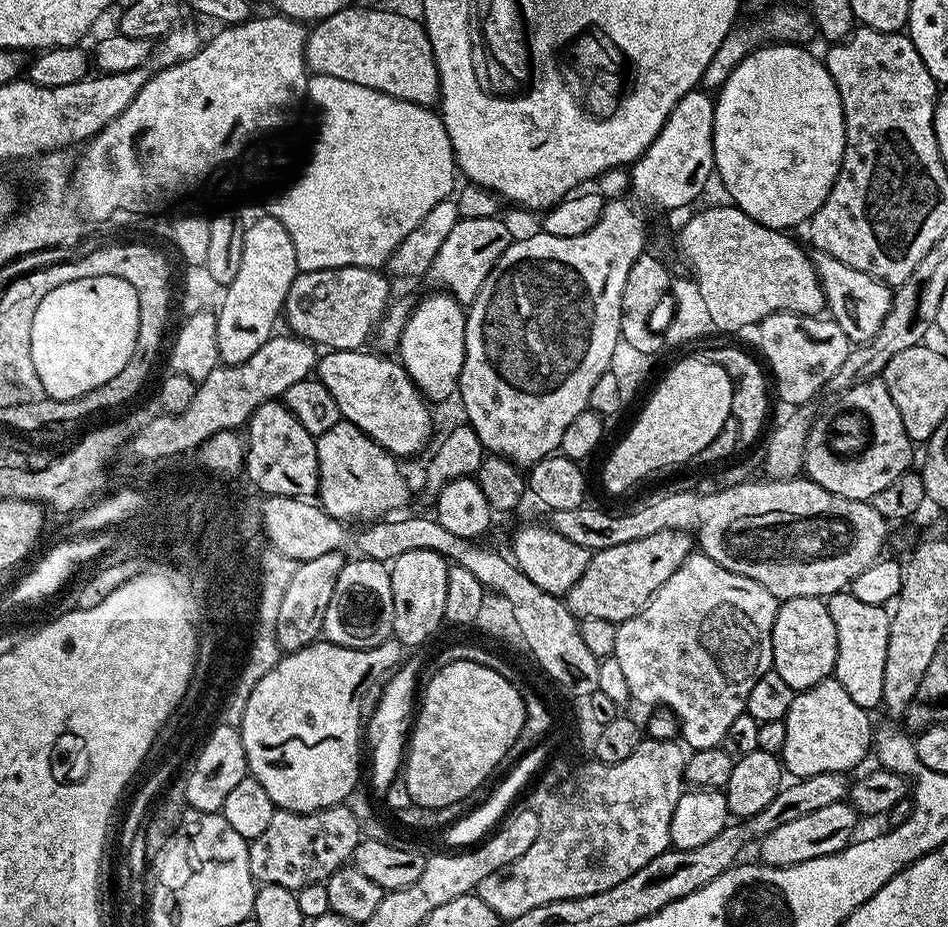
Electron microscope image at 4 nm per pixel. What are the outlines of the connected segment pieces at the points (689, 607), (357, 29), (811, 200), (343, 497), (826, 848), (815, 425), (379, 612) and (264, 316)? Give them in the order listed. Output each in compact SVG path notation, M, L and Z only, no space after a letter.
M699 550L693 551L682 562L682 566L678 566L678 570L674 570L674 574L670 574L670 578L664 580L664 585L656 591L654 598L650 598L650 602L641 612L634 614L634 618L624 620L621 624L616 625L618 642L614 642L614 654L622 665L626 686L630 686L632 700L635 703L645 704L648 710L657 708L671 712L676 718L679 735L682 737L682 740L684 736L685 741L683 740L683 743L689 749L721 747L726 738L726 729L732 725L734 718L738 718L746 711L748 695L750 694L750 689L754 687L754 682L758 682L758 678L762 678L762 674L773 671L772 631L774 630L774 618L776 617L777 607L778 601L776 597L770 595L762 586L758 586L758 582L718 566L718 562L714 562L709 556L705 556Z
M343 8L324 20L315 21L304 43L304 58L317 77L332 82L370 86L399 100L425 106L435 105L440 99L434 50L417 17L415 20L384 8Z
M781 47L781 52L768 52L763 56L763 51L757 50L750 53L744 60L734 66L733 72L726 78L725 84L715 93L714 103L714 162L716 163L714 172L724 183L724 188L728 191L727 199L735 207L741 208L754 222L762 222L762 226L779 228L781 230L793 230L803 225L826 202L826 194L830 194L830 186L834 186L834 178L838 178L838 170L842 166L844 157L844 139L846 130L838 126L838 86L834 86L832 81L825 78L823 59L818 55L812 56L809 60L804 60L800 52L792 53L791 47Z
M339 422L331 428L323 430L316 436L316 453L318 454L318 470L320 471L320 486L318 503L331 516L345 522L364 520L360 522L375 522L387 517L395 508L400 508L408 500L408 484L400 473L397 457L387 452L381 444L376 444L358 426L347 422Z
M848 802L831 804L822 810L814 810L803 818L794 818L794 822L786 822L786 826L778 826L778 830L770 830L766 838L758 842L759 859L769 868L789 868L802 862L810 862L810 858L822 858L848 847L850 832L858 817L855 808Z
M883 379L867 380L839 393L836 405L812 421L806 438L804 472L818 486L851 500L871 501L878 490L890 486L913 467L914 442L902 426L902 414L890 398Z
M352 558L345 563L342 574L334 586L334 595L330 597L330 606L326 606L323 639L330 644L347 648L376 648L383 640L392 636L394 626L394 594L390 594L389 565L378 560Z
M266 214L245 227L241 265L225 287L216 312L218 354L221 363L240 365L270 340L281 317L288 290L299 273L297 251L282 222Z

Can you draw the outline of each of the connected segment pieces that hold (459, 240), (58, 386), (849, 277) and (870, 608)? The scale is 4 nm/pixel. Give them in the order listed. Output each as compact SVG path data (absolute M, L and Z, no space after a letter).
M466 218L456 223L450 230L446 242L438 249L438 255L430 266L427 274L429 281L433 280L437 289L443 290L462 305L470 305L478 298L478 290L482 290L482 282L490 274L490 270L502 258L502 254L512 244L514 233L500 221L500 218Z
M117 276L78 278L78 282L66 282L66 286L50 290L50 294L38 302L38 310L34 310L30 351L47 399L73 400L100 386L101 381L121 368L134 349L137 338L138 294L134 294L134 286L130 286L130 282Z
M820 254L815 257L814 263L831 320L842 328L853 345L865 344L874 338L886 314L890 314L893 289L870 274L862 274L862 270L854 270L854 266L846 266L846 262L838 262L838 258Z
M851 591L836 592L827 597L830 618L834 618L834 630L838 634L838 654L834 679L850 694L850 699L858 702L858 706L869 710L879 709L882 704L882 677L886 675L886 642L890 642L890 612L887 607L870 602L861 602L854 598Z

